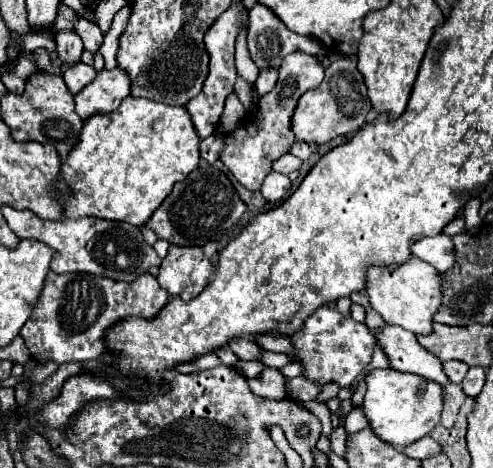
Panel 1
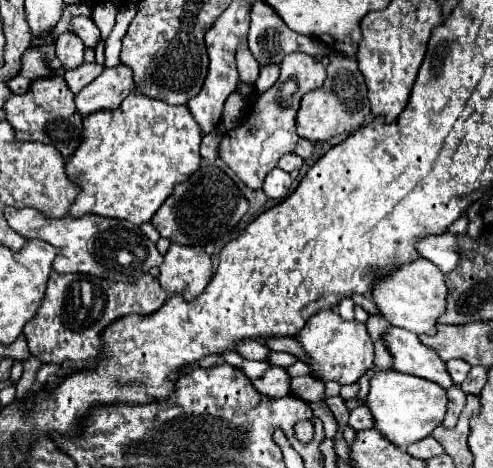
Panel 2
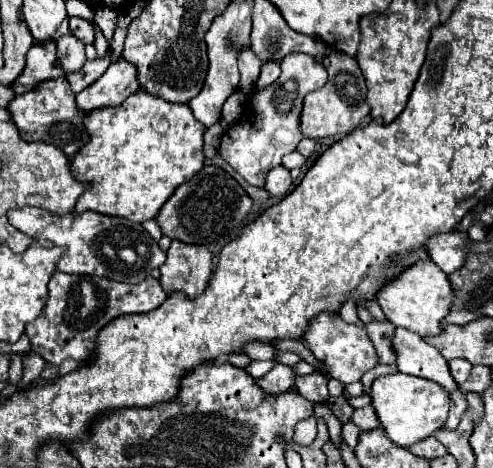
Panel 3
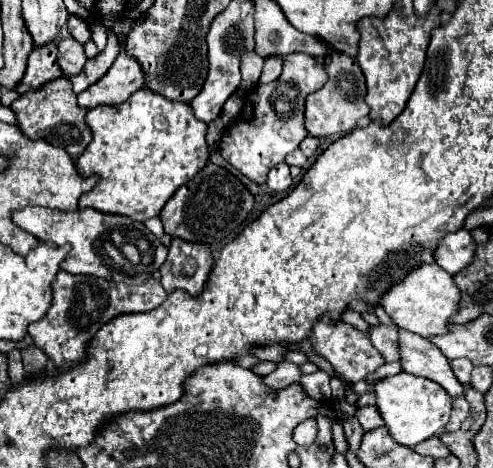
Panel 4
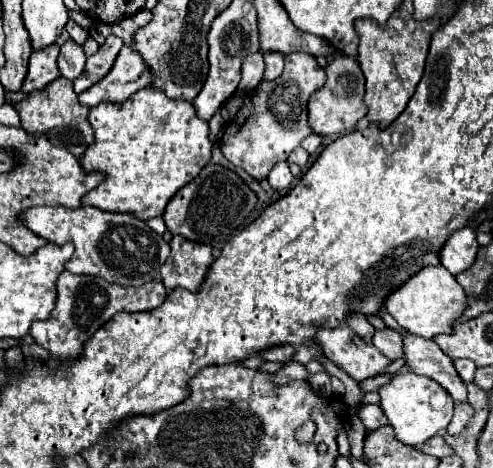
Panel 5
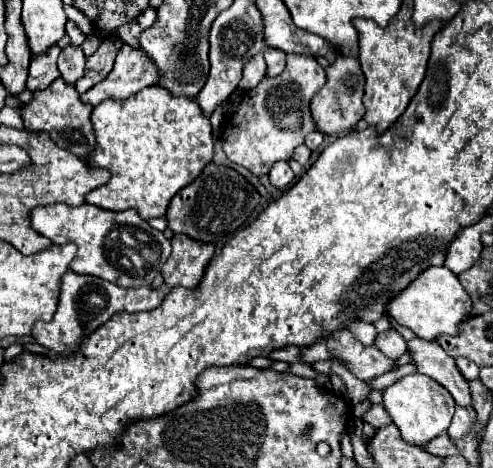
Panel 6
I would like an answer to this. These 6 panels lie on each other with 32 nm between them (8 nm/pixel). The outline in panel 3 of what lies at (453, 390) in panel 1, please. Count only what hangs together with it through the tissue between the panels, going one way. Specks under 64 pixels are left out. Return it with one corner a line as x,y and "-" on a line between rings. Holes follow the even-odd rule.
460,390
450,392
450,412
448,412
448,420
444,424
444,428
450,426
450,430
454,430
462,418
462,414
466,412
466,398

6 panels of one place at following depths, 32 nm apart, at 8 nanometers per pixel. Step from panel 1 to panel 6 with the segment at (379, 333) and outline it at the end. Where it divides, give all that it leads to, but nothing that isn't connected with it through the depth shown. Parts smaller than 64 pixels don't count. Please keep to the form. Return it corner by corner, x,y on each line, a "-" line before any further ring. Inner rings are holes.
418,336
406,342
406,350
410,352
416,372
430,376
438,384
442,384
452,394
456,404
470,406
468,382
458,372
452,356
448,356
436,342
430,342

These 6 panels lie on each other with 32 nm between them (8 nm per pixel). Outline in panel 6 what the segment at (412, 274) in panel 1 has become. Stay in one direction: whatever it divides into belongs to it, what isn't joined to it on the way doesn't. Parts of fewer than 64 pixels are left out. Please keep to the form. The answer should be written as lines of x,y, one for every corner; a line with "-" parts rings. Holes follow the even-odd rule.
446,266
438,268
426,268
416,284
408,284
404,292
398,292
396,298
388,302
388,314
400,324
410,328
416,336
424,340
434,340
440,334
458,334
458,324
468,318
472,308
472,302
468,294
464,292
462,284
458,282
458,276
448,272

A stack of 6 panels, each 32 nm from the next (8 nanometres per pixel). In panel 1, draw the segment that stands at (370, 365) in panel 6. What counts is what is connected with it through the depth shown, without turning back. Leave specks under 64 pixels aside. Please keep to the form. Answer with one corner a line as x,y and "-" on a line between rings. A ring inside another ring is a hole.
334,306
318,308
312,316
308,316
308,320
304,322
304,328
288,336
288,340
294,346
294,352
290,354
290,358
300,362
302,376
306,380
320,386
334,382
340,388
350,386
356,378
360,378
368,370
372,352
376,348
376,338
370,334
368,326
342,316

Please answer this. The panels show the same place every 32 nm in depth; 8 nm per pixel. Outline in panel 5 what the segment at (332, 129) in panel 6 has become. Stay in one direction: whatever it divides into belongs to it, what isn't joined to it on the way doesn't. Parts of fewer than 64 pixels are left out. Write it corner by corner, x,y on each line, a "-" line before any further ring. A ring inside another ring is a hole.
340,52
334,54
334,60
326,66
328,80
326,84
314,92
308,100
308,126
318,136
330,136
330,134
346,134
354,130
356,122
366,116
368,108
364,104
364,74
360,70
360,64
356,58
344,56

